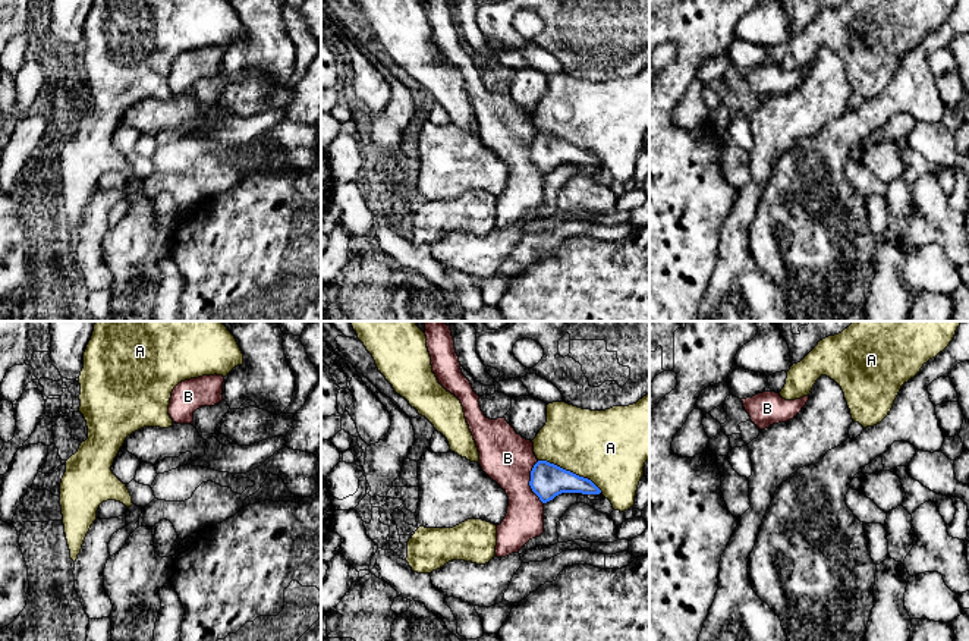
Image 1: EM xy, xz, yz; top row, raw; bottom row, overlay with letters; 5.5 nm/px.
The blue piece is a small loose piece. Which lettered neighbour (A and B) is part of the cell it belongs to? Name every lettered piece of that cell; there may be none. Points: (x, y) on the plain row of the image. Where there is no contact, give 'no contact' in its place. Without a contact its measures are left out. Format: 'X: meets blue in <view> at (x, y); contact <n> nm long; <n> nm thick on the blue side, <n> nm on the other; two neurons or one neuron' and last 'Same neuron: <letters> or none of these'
A: meets blue in xz at (569, 143); contact 400 nm long; 190 nm thick on the blue side, 400 nm on the other; one neuron
B: meets blue in xz at (529, 154); contact 240 nm long; 190 nm thick on the blue side, 280 nm on the other; two neurons
Same neuron: A

